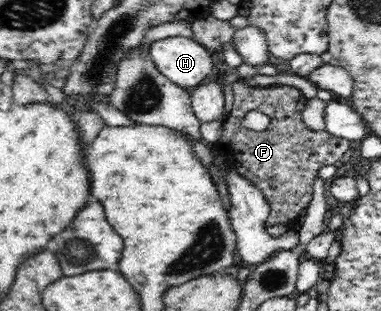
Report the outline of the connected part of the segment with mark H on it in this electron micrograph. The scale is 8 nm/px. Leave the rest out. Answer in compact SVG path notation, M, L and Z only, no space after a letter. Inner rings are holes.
M165 38L153 42L149 49L159 73L185 90L198 87L213 72L211 54L194 39Z

